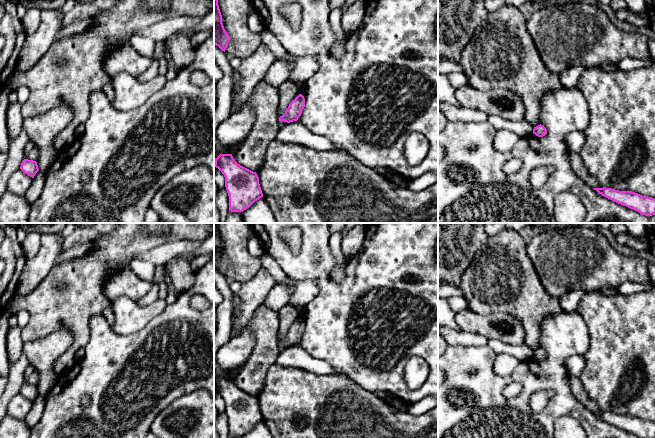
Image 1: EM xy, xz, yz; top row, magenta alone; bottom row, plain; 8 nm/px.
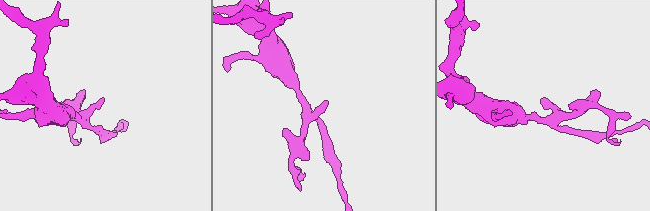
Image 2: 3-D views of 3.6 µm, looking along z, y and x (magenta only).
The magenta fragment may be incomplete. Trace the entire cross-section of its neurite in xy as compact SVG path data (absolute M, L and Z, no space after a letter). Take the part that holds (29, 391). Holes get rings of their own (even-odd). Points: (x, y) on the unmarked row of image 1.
M24 383L21 387L20 393L28 400L34 402L36 397L39 395L36 385Z

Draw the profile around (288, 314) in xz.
M289 304L284 305L278 310L280 317L278 340L282 340L289 328L300 318L300 315L295 306Z

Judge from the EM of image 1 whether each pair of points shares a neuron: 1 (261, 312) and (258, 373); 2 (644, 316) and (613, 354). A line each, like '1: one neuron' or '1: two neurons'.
1: one neuron
2: one neuron

